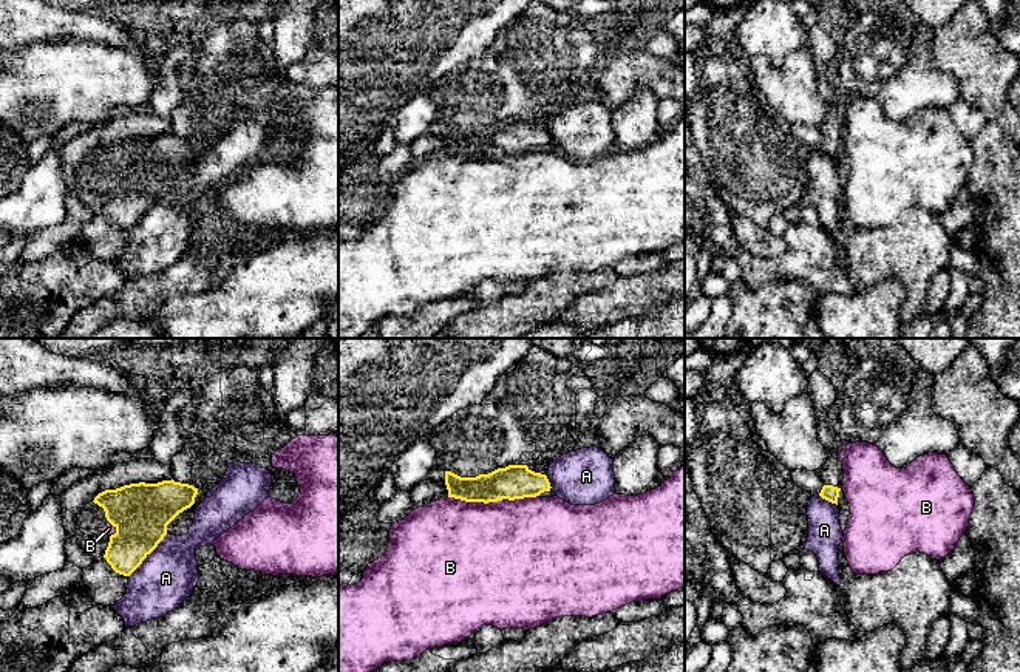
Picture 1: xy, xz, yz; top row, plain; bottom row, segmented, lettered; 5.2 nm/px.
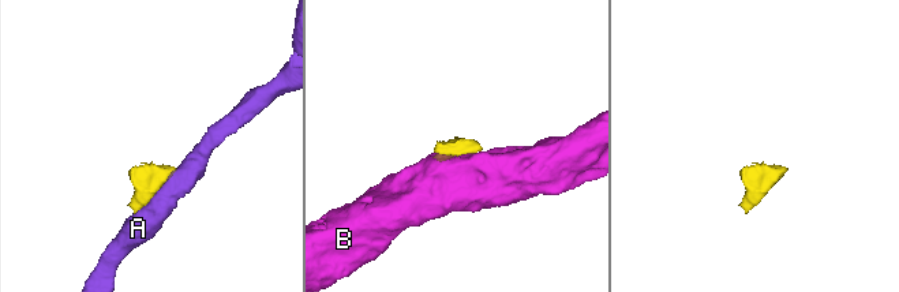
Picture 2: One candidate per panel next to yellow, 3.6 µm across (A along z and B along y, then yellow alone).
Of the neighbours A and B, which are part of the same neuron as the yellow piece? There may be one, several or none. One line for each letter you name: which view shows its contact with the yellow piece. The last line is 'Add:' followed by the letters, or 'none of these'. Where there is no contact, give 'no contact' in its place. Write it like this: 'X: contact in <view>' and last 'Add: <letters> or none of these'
Add: none of these

